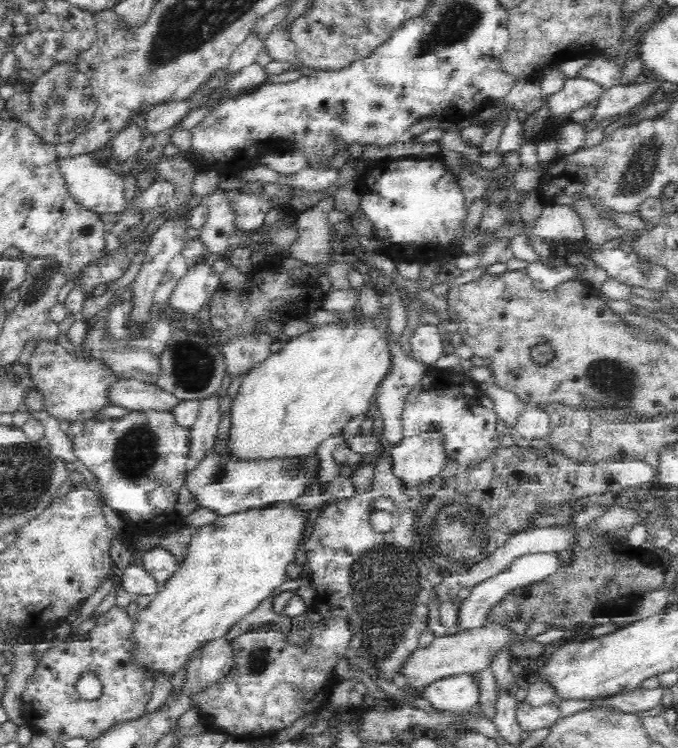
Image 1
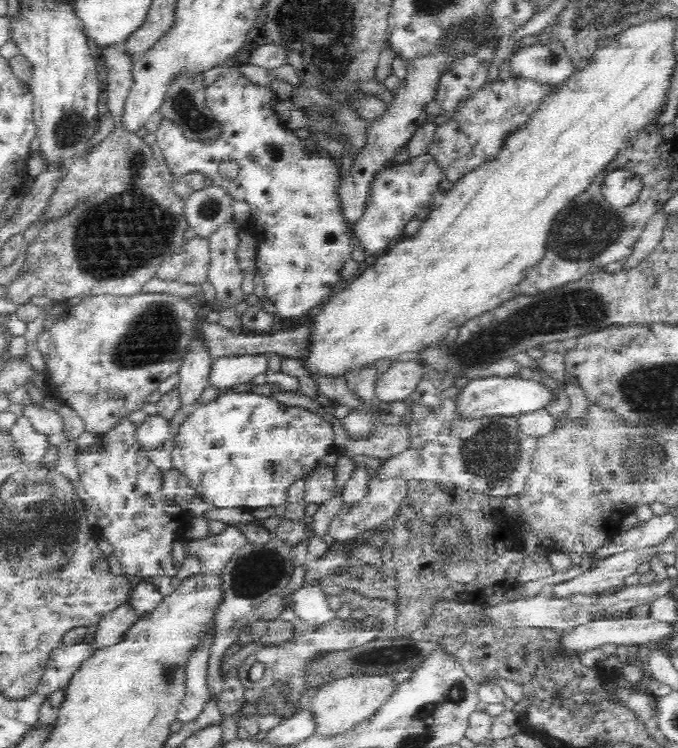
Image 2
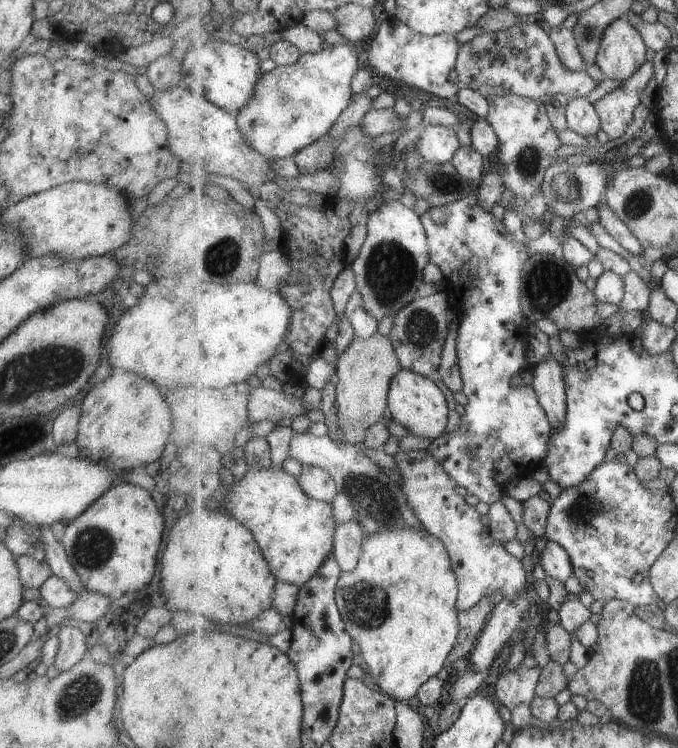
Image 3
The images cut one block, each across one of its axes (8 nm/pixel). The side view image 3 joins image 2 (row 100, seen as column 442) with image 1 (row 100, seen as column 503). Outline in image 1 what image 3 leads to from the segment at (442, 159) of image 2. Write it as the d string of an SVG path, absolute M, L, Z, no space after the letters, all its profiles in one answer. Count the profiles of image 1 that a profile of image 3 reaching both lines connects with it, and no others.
M573 77L564 79L562 88L558 89L558 92L543 96L543 100L548 102L550 115L568 118L569 122L572 112L598 101L604 91L598 83L582 77Z

